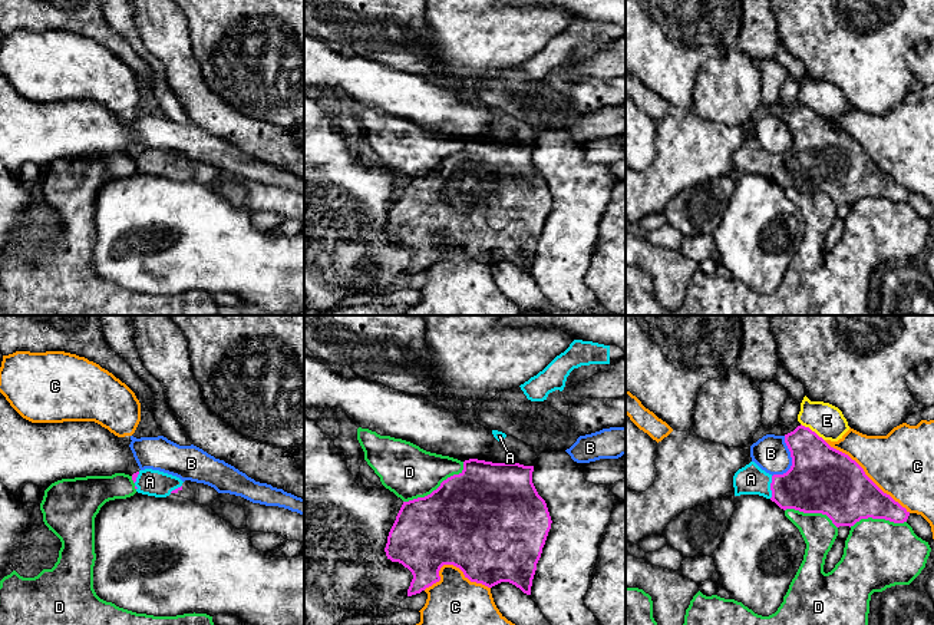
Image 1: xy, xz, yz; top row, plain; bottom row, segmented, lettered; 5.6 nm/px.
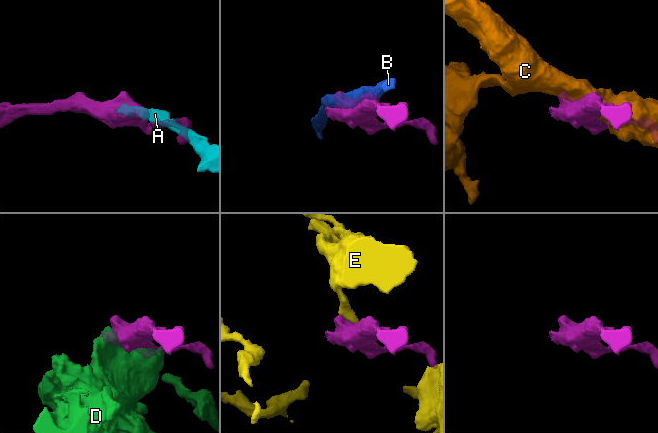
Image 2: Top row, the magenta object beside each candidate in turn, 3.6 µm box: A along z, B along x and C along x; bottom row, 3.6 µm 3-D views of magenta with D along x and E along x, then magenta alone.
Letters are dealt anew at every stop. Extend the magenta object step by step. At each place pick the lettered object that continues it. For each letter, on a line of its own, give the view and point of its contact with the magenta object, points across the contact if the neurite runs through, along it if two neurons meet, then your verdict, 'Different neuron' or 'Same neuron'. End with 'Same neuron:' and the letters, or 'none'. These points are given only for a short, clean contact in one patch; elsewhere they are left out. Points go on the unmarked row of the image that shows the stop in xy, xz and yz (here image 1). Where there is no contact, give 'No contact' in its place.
A: Touches magenta at yz (771, 167). Path across: yz (815, 162), (804, 167), (771, 167), (751, 158). Same neuron
B: Touches magenta at yz (792, 139). Different neuron
C: Touches magenta at yz (865, 154). Different neuron
D: Touches magenta at xz (438, 167). Different neuron
E: Touches magenta at yz (811, 109). Boundary: yz (801, 102), (824, 119). Different neuron
Same neuron: A

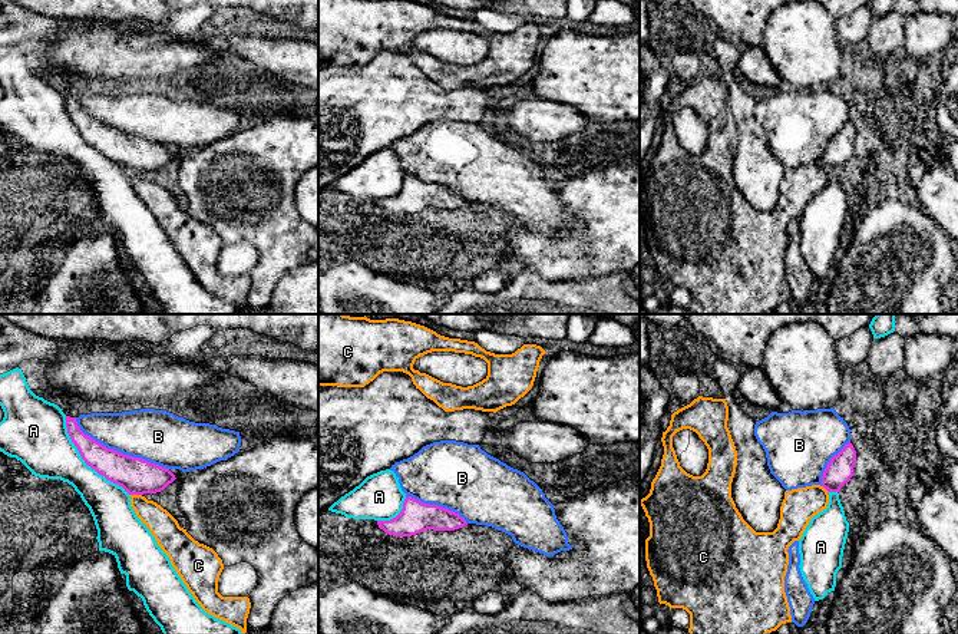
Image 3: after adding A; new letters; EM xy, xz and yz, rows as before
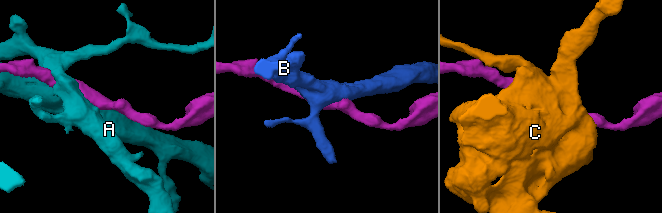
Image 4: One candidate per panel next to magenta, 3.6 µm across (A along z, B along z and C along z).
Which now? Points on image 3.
A: Touches magenta at xy (85, 141). Different neuron
B: Touches magenta at xy (119, 131). Different neuron
C: Touches magenta at xy (136, 172). Different neuron
Same neuron: none

